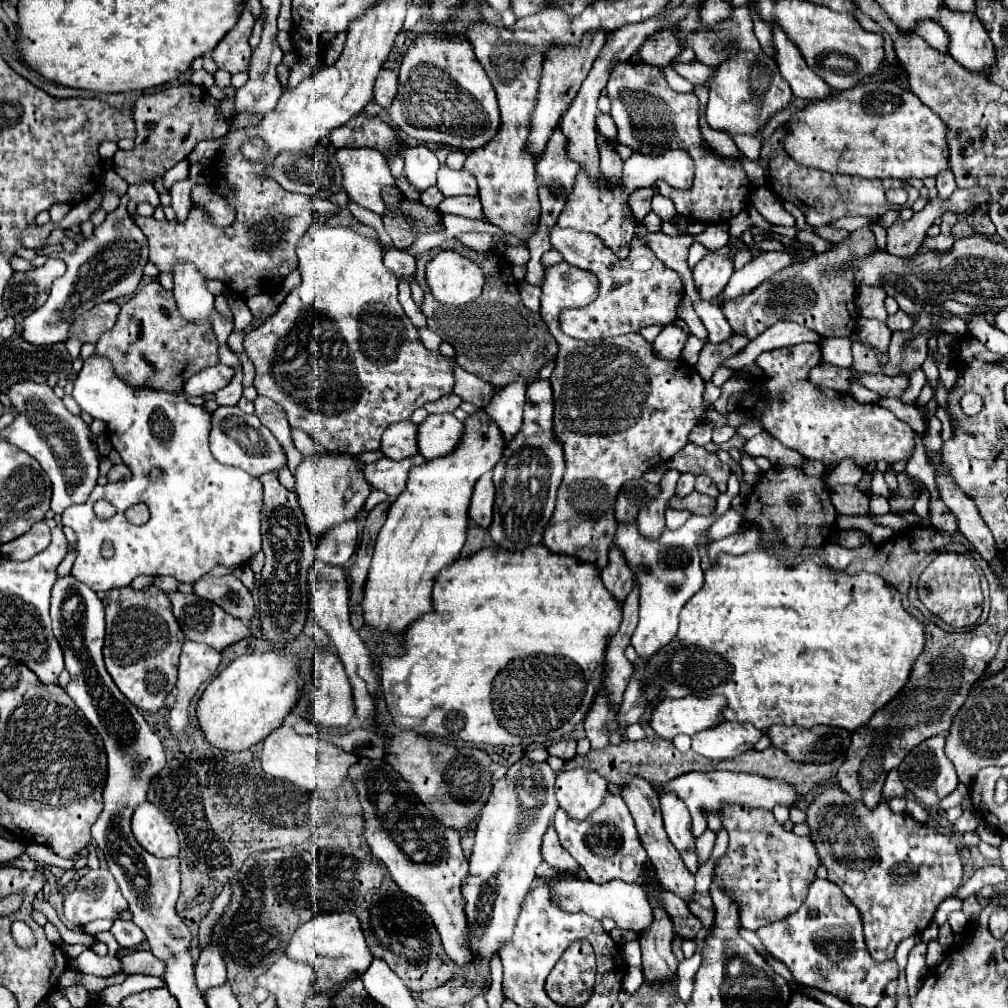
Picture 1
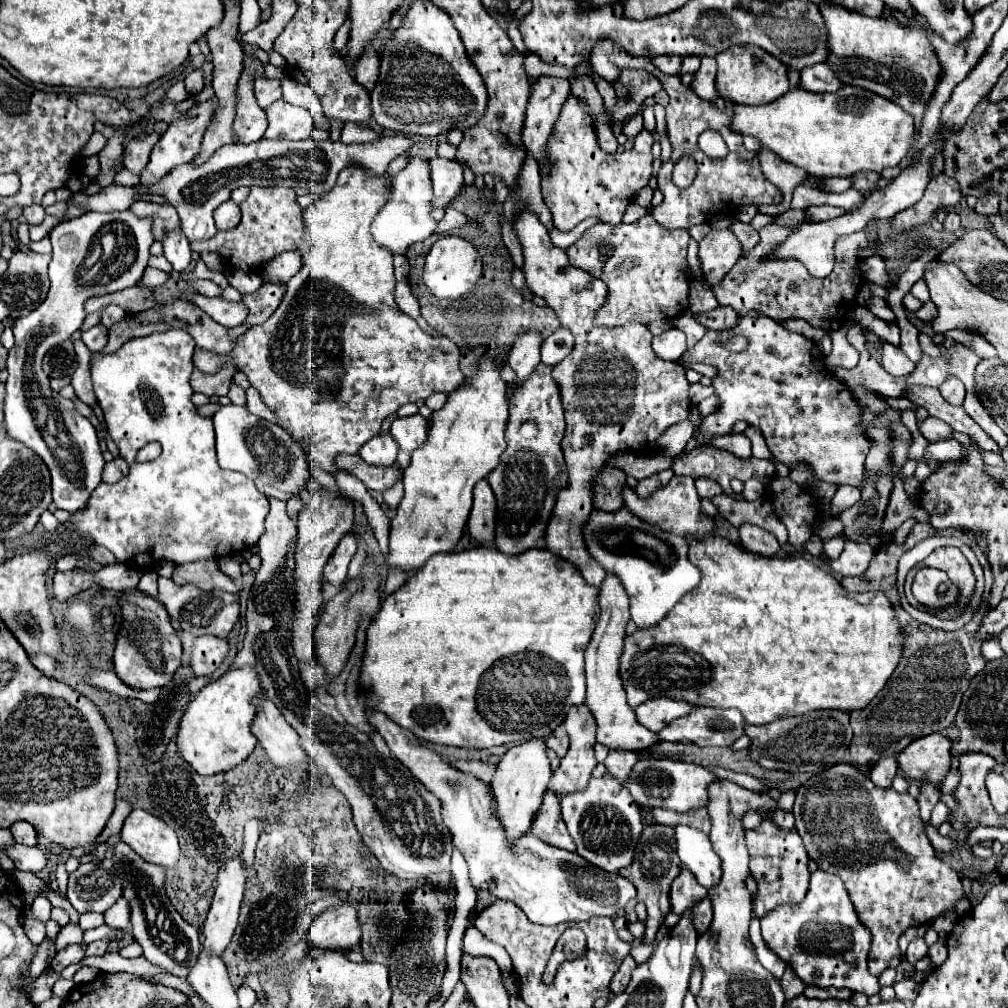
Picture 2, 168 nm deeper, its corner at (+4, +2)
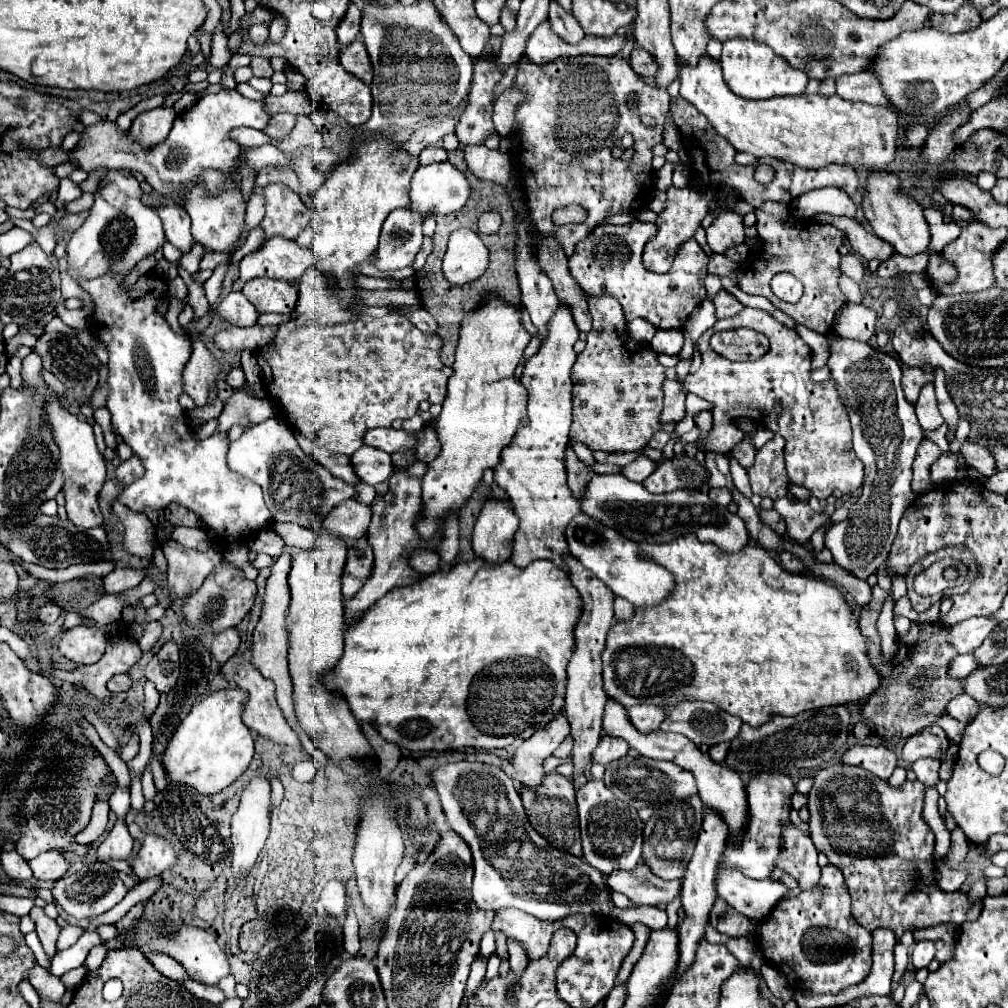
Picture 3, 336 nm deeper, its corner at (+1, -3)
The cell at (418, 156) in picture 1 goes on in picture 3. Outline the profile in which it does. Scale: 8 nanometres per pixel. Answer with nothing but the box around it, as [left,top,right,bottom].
[379,210,423,270]

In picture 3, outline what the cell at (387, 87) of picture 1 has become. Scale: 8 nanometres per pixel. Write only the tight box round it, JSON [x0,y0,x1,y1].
[339,40,373,84]

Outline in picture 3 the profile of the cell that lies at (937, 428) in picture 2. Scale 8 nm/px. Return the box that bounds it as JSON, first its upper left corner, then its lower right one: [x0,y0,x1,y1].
[961,440,997,476]

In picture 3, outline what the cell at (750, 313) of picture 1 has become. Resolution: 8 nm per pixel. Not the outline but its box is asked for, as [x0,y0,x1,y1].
[739,204,847,332]

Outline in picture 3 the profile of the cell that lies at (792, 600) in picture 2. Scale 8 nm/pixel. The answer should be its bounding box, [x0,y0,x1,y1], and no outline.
[603,536,883,726]

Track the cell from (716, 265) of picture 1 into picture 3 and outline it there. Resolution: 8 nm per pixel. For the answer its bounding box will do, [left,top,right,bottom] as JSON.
[707,212,745,254]

